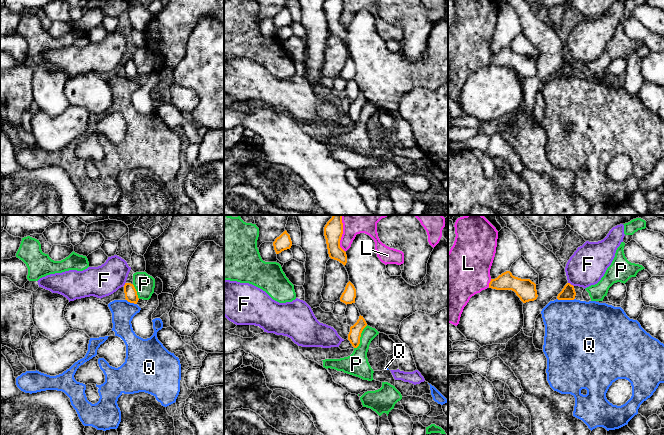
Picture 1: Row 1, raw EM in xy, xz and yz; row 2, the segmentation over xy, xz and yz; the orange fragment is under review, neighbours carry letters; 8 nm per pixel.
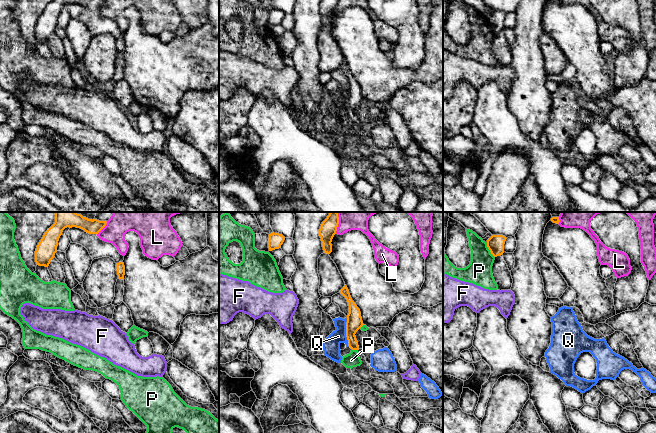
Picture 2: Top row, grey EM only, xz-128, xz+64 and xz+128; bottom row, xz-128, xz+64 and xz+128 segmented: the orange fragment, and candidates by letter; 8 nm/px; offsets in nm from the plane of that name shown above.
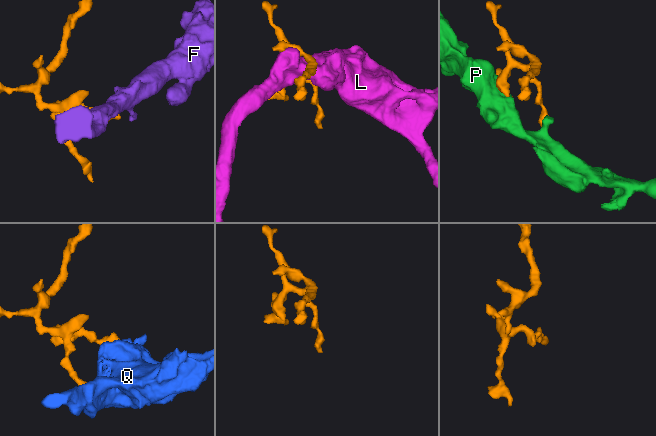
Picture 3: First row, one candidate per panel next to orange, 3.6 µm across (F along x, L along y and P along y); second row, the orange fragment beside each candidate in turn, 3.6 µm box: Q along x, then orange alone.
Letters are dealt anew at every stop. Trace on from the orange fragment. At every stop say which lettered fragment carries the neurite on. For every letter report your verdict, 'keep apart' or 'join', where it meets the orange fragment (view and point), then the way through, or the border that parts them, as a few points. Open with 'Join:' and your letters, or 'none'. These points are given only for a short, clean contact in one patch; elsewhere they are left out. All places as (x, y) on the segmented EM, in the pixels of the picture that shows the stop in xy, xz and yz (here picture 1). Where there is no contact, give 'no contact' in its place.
Join: none
F: keep apart; contact yz (570, 284); border yz (568, 282), (573, 286)
L: keep apart; contact xz (342, 233)
P: keep apart; contact xz (360, 336)
Q: keep apart; contact yz (566, 299)

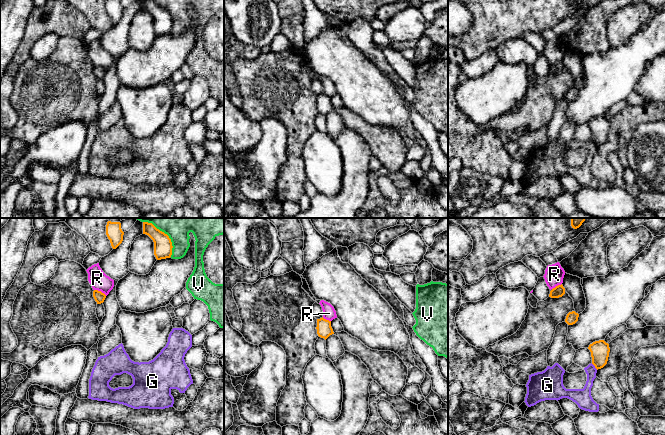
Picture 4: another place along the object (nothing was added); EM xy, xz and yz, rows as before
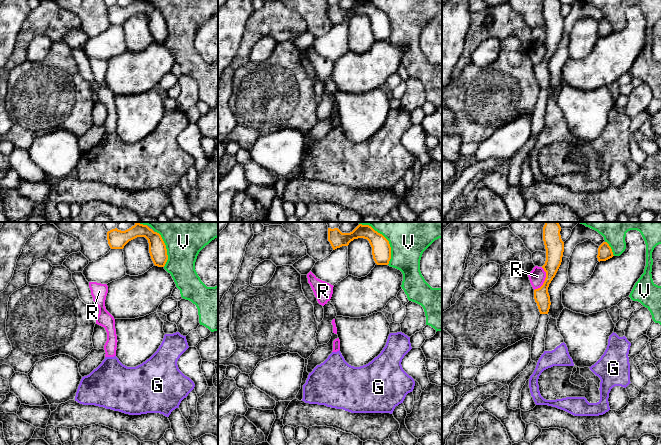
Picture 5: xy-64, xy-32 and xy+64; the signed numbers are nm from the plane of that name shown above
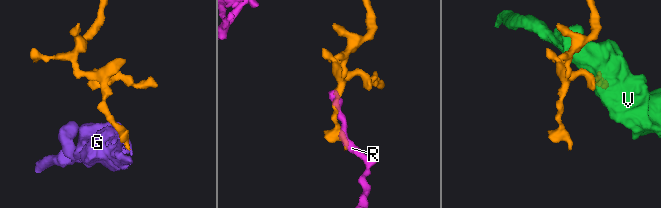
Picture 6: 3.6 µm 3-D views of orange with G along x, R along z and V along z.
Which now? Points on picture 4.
Join: none
G: keep apart; contact yz (594, 365); border yz (591, 363), (597, 369)
R: keep apart; contact xy (100, 291); border xy (94, 289), (100, 290), (106, 295)
V: keep apart; contact xy (166, 234)

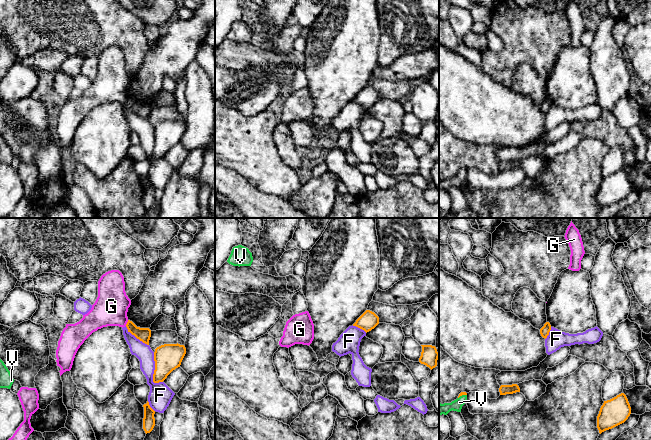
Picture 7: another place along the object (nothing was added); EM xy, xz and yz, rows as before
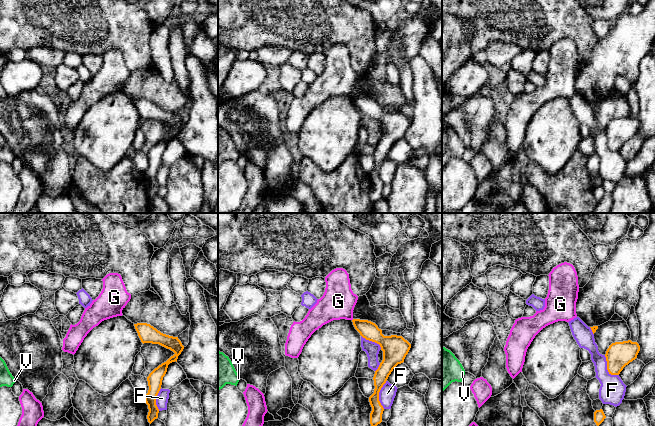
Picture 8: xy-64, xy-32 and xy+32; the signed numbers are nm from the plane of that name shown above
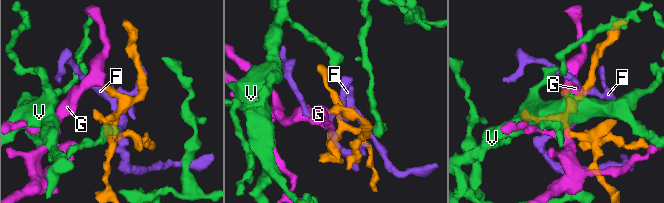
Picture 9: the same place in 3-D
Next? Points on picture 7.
Join: V
F: keep apart; contact xy (155, 369)
G: keep apart; contact xy (127, 323); border xy (128, 320), (125, 325)
V: join; contact yz (462, 394); way yz (462, 393), (462, 394), (462, 399), (456, 405)

